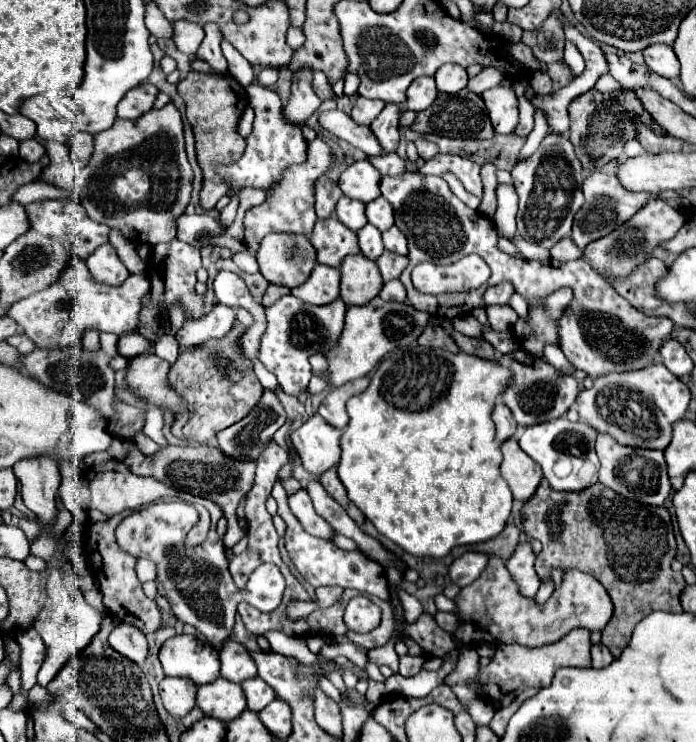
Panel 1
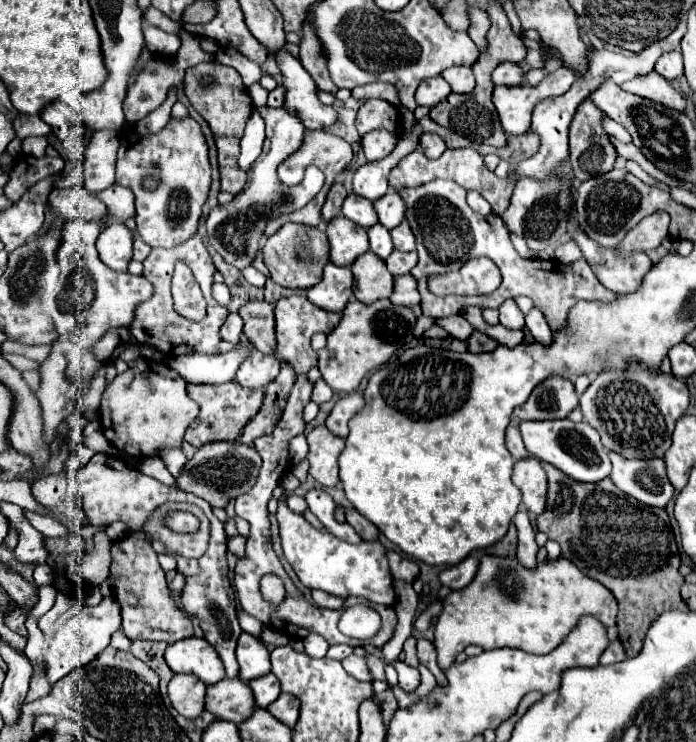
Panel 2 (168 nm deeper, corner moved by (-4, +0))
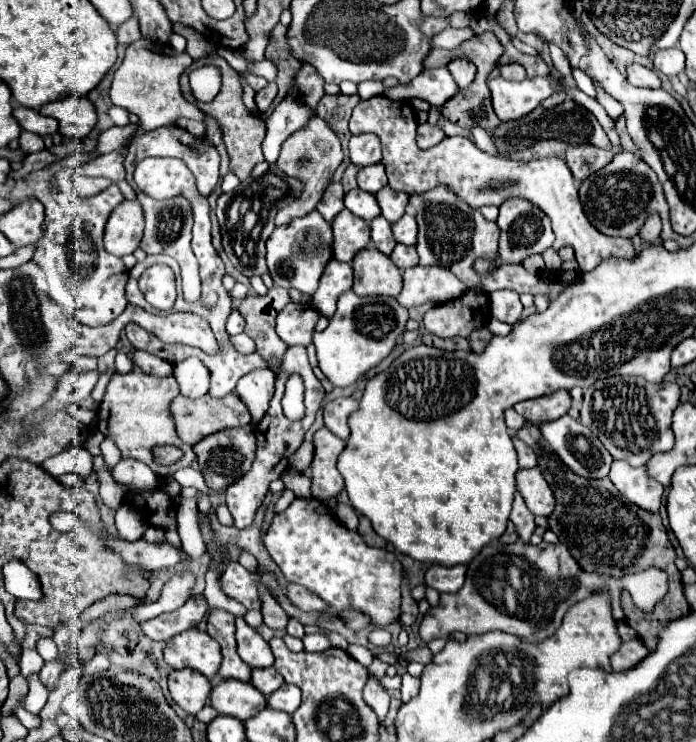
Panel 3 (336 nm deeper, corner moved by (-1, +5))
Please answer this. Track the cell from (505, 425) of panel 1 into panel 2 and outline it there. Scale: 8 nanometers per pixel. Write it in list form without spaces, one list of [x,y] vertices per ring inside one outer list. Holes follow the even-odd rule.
[[[510,422],[510,426],[506,428],[506,446],[510,450],[510,454],[514,456],[514,460],[524,460],[528,458],[528,450],[522,442],[522,436],[518,434],[518,424],[516,422]]]

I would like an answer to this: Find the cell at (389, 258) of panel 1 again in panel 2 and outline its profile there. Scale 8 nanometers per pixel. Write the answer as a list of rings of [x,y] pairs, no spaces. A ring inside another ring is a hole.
[[[394,250],[390,254],[390,258],[386,260],[388,264],[388,270],[394,274],[394,276],[402,276],[402,274],[408,274],[418,262],[418,256],[416,252],[398,252]]]

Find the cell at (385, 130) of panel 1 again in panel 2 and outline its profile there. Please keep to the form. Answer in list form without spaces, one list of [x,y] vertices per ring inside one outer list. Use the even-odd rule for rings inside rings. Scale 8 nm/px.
[[[374,130],[366,136],[362,136],[362,150],[368,162],[376,162],[380,158],[386,158],[394,146],[396,146],[398,138],[394,138],[394,134],[390,134],[388,130]]]

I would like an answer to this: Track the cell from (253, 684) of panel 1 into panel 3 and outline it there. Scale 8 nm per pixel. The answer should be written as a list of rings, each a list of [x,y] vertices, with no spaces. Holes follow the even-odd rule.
[[[267,667],[267,669],[253,669],[251,673],[251,683],[265,695],[269,697],[273,691],[277,691],[285,681],[283,677],[273,669],[273,667]]]

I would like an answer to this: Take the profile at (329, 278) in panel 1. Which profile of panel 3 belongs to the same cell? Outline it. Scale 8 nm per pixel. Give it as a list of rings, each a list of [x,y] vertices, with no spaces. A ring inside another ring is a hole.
[[[331,259],[325,267],[325,273],[319,281],[317,291],[313,293],[313,305],[319,309],[325,317],[331,317],[335,313],[335,305],[341,293],[349,291],[353,287],[353,269],[349,263],[341,263],[337,259]]]

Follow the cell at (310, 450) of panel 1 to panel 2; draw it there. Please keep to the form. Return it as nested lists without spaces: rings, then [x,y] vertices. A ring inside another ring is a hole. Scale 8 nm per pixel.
[[[316,426],[308,436],[310,452],[310,474],[322,486],[336,486],[338,484],[338,456],[344,450],[344,438],[334,436],[324,426]]]

